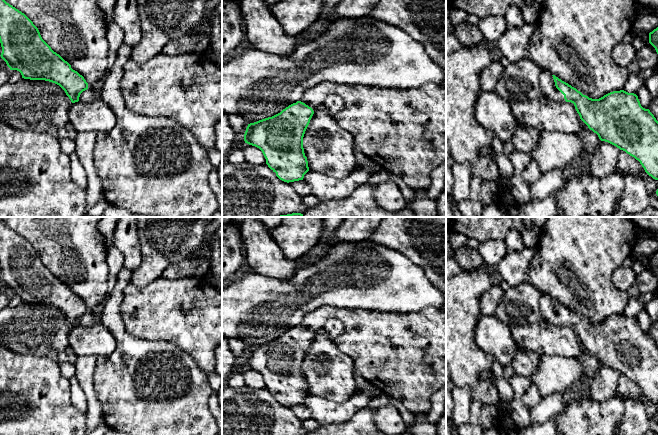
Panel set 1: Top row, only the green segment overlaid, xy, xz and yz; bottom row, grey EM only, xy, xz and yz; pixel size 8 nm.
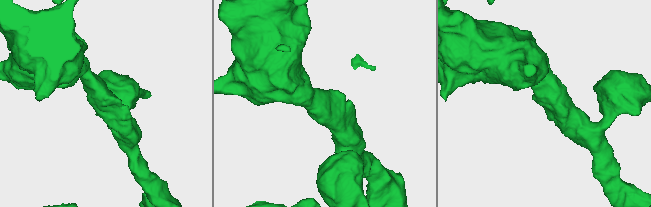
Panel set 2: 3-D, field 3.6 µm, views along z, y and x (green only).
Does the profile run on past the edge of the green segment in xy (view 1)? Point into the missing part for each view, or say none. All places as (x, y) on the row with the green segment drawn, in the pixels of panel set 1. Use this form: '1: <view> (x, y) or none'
1: xy (89, 95)

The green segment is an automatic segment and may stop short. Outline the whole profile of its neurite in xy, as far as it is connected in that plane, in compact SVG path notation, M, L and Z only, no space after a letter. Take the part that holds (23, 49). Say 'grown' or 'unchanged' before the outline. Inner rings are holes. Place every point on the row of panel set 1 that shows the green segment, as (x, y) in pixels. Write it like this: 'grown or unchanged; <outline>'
grown; M0 0L0 43L1 58L10 70L17 70L22 78L30 80L45 80L59 85L72 103L90 103L98 97L96 92L71 65L42 39L38 28L21 11Z

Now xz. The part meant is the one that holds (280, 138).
grown; M323 82L307 89L300 101L289 105L280 113L248 124L244 134L245 143L262 151L266 164L280 180L287 183L303 180L304 175L309 171L303 148L303 137L314 111L318 106L323 105L329 94L337 94L344 100L344 108L332 116L340 127L352 135L355 148L383 170L399 176L409 188L413 190L427 190L429 188L432 171L446 163L446 88L434 83L402 89Z

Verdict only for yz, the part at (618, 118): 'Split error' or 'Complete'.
Split error

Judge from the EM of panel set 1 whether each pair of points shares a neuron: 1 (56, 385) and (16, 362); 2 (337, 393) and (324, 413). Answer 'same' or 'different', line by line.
1: same
2: different

